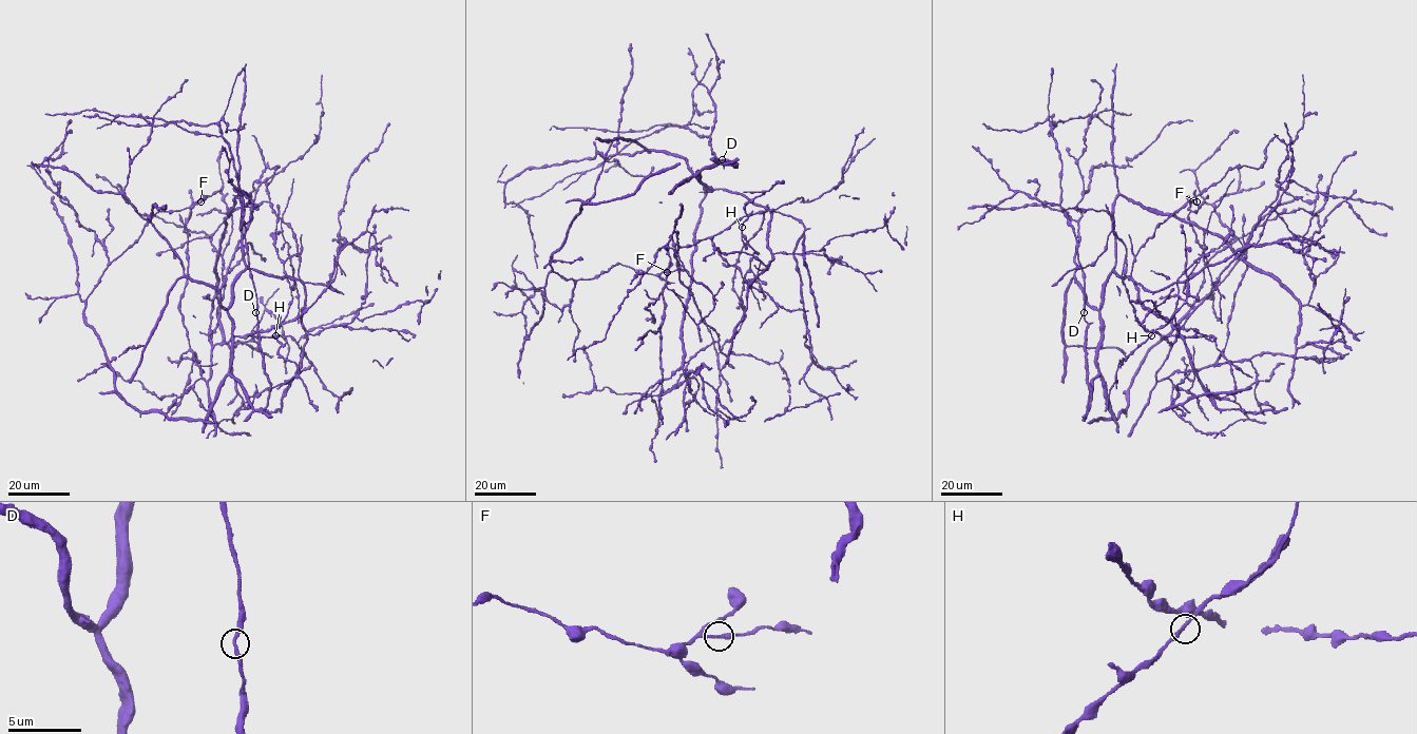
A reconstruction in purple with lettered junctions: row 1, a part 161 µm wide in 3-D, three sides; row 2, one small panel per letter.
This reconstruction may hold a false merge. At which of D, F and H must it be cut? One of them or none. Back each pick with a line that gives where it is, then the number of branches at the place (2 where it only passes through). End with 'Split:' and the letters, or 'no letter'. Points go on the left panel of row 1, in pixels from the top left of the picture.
Split: no letter

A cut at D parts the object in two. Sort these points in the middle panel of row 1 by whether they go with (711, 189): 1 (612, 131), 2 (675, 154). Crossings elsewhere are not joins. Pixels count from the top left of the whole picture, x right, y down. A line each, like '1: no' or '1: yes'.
1: no
2: yes

